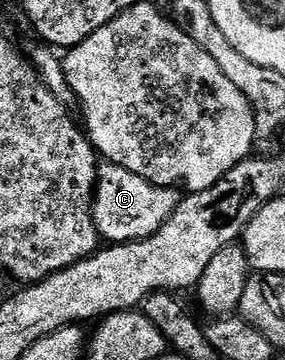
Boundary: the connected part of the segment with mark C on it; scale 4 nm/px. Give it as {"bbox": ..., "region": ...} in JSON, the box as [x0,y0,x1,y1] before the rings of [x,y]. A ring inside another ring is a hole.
{"bbox":[93,162,179,245],"region":[[[102,162],[97,168],[97,190],[93,192],[93,220],[98,236],[109,245],[151,238],[175,213],[179,202],[177,193],[172,187],[156,187],[151,181],[131,173],[131,169]]]}

